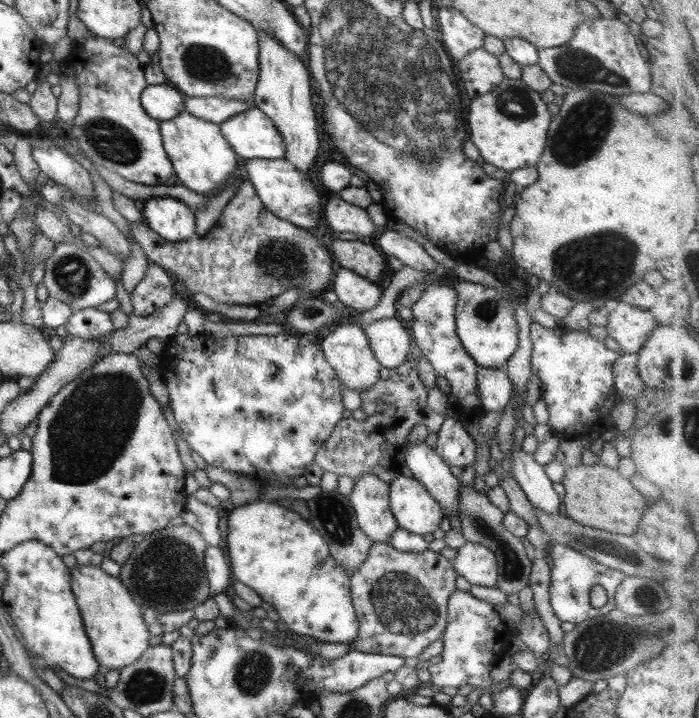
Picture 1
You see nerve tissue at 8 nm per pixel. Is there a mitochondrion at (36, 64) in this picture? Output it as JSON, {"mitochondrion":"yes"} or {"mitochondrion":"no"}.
{"mitochondrion":"no"}

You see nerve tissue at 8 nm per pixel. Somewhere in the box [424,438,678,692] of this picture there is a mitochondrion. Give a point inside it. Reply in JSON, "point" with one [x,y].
{"point":[604,645]}

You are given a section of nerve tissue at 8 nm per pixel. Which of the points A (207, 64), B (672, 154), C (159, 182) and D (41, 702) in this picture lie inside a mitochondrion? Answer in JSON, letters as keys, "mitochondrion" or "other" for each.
{"A":"mitochondrion","B":"other","C":"other","D":"other"}

